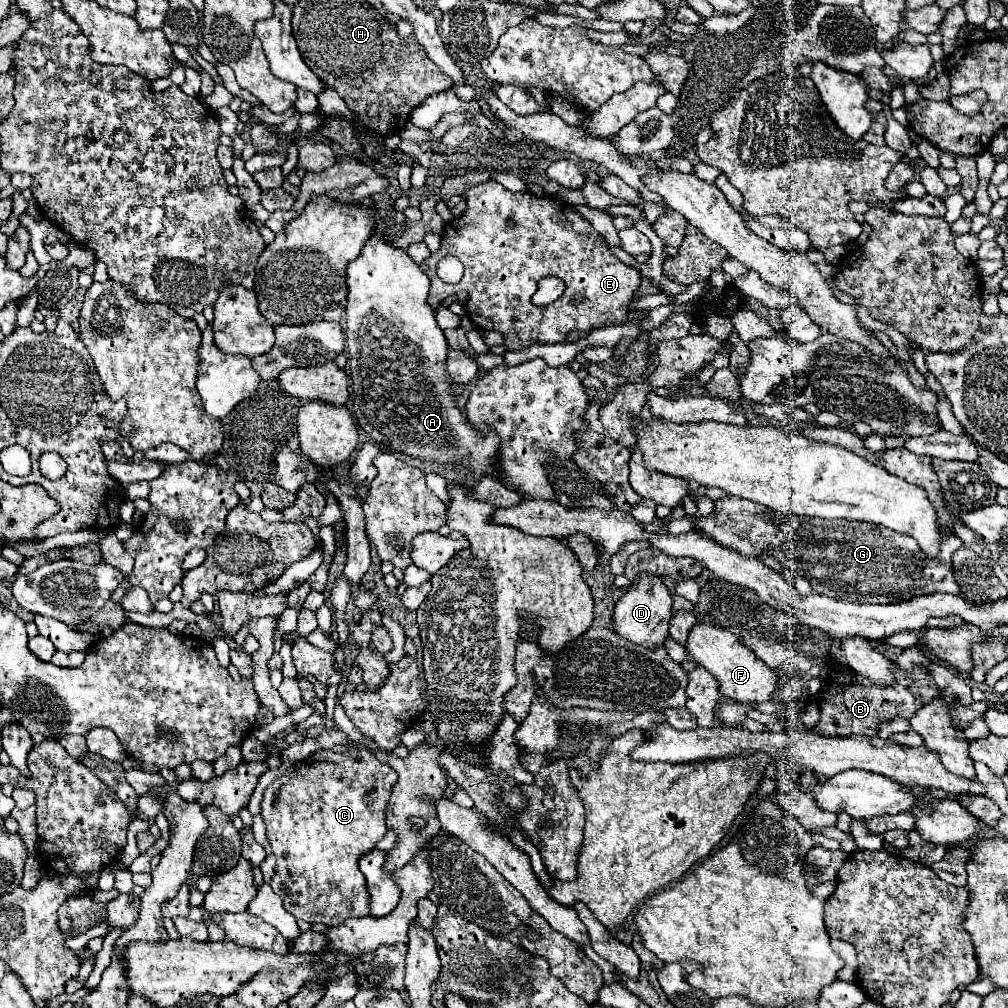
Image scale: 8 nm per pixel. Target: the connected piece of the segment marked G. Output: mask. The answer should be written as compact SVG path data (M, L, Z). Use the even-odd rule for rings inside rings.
M906 447L890 449L880 457L892 475L926 489L928 497L934 501L940 523L946 527L946 543L942 543L938 559L926 559L914 539L886 531L884 527L846 519L826 521L778 515L760 503L740 497L716 501L716 511L708 517L698 517L694 527L706 537L716 539L718 543L724 543L748 557L770 553L776 561L790 567L792 573L806 577L816 593L832 599L842 599L848 603L896 603L930 593L960 595L960 587L952 575L952 555L962 547L962 541L952 533L952 521L948 517L948 509L944 507L940 481L932 467L932 457L910 453ZM818 531L822 531L822 535L818 535Z

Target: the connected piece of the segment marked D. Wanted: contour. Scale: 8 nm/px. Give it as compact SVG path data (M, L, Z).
M642 573L634 583L628 587L628 591L620 597L620 601L614 607L614 625L616 633L630 639L632 643L644 645L644 647L658 647L664 645L664 639L668 637L668 623L670 623L670 611L672 611L672 597L662 577L652 573Z

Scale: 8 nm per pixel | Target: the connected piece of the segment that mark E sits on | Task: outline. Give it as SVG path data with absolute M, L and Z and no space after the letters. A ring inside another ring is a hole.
M484 181L472 187L466 193L468 211L456 219L452 219L444 227L442 247L432 253L426 261L420 263L422 271L428 275L431 286L428 297L429 305L436 309L448 296L466 291L466 315L480 331L496 331L504 337L504 347L510 351L526 349L532 345L552 345L566 343L568 333L580 331L590 333L594 329L606 325L620 325L628 317L628 303L632 301L634 291L640 287L640 273L620 263L610 251L602 235L586 223L570 205L562 205L560 199L554 197L536 197L532 193L512 193L504 185L496 181ZM514 219L516 227L508 227L506 221ZM446 255L454 255L464 265L464 277L458 285L442 283L436 273L438 261ZM542 277L560 277L566 283L564 295L546 307L532 305L532 295L536 291L536 281ZM574 297L582 297L582 303L574 303Z

